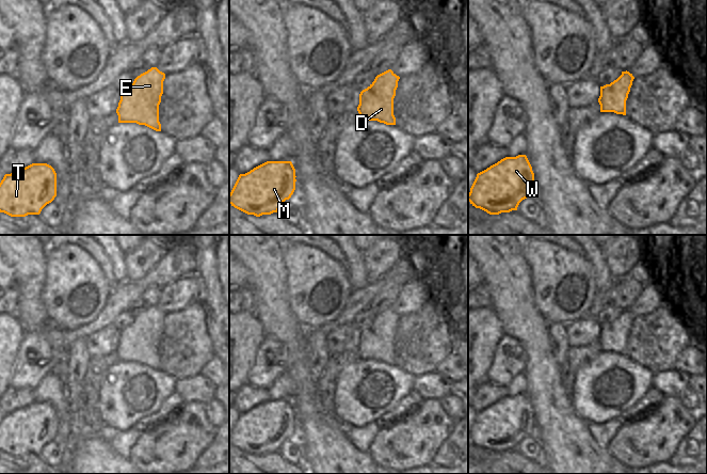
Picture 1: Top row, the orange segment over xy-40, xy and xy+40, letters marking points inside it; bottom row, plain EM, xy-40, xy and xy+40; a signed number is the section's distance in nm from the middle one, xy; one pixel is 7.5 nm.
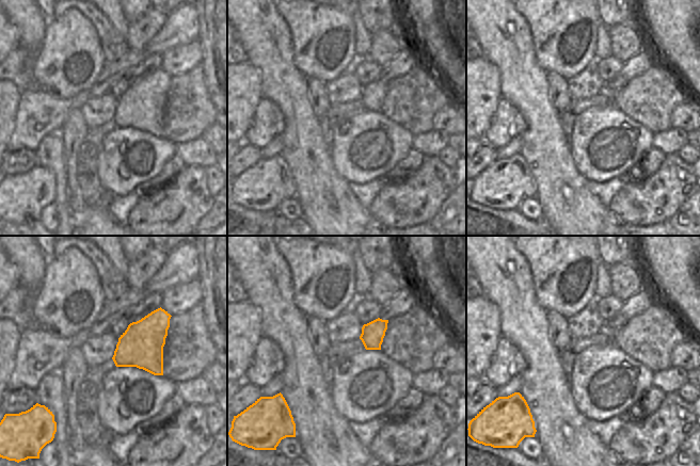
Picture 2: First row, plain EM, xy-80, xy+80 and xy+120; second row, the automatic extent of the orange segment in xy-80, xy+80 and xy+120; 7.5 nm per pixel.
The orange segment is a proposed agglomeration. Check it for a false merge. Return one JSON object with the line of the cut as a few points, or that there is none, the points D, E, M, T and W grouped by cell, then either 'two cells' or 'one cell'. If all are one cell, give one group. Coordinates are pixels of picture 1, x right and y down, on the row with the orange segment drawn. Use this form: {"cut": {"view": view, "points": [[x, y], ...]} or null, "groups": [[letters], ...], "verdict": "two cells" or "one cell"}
{"cut": null, "groups": [["D", "E", "M", "T", "W"]], "verdict": "one cell"}

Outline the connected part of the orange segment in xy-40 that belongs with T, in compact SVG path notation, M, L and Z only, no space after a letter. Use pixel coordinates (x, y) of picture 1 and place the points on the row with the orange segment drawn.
M32 163L11 174L0 183L0 212L11 217L39 215L42 209L57 196L57 173L47 163Z

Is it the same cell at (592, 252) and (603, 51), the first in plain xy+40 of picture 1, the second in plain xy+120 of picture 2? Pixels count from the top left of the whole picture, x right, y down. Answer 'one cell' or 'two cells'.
one cell

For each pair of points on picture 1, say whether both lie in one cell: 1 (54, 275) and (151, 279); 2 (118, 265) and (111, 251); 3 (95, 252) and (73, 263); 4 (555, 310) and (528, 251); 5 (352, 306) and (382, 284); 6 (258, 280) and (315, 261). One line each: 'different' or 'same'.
1: different
2: same
3: different
4: same
5: same
6: different

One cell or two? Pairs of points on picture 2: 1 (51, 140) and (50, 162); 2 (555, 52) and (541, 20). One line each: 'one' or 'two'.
1: one
2: one

